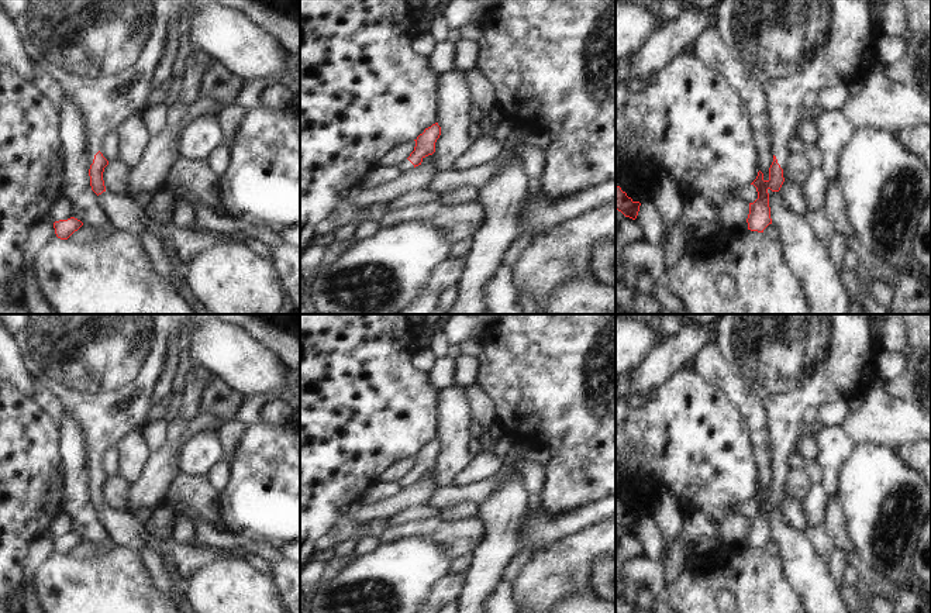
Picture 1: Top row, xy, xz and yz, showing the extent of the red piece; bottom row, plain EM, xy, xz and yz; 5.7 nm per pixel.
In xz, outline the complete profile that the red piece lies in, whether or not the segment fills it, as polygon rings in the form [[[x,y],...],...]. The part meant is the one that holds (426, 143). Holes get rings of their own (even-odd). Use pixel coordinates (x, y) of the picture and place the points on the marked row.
[[[438,123],[425,128],[414,141],[415,147],[410,156],[399,165],[401,173],[411,171],[413,168],[421,165],[423,159],[435,152],[435,142],[441,135],[441,127]]]

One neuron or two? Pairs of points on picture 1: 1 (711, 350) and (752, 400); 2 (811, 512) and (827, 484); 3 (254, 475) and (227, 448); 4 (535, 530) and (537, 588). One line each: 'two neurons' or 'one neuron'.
1: one neuron
2: two neurons
3: two neurons
4: two neurons

